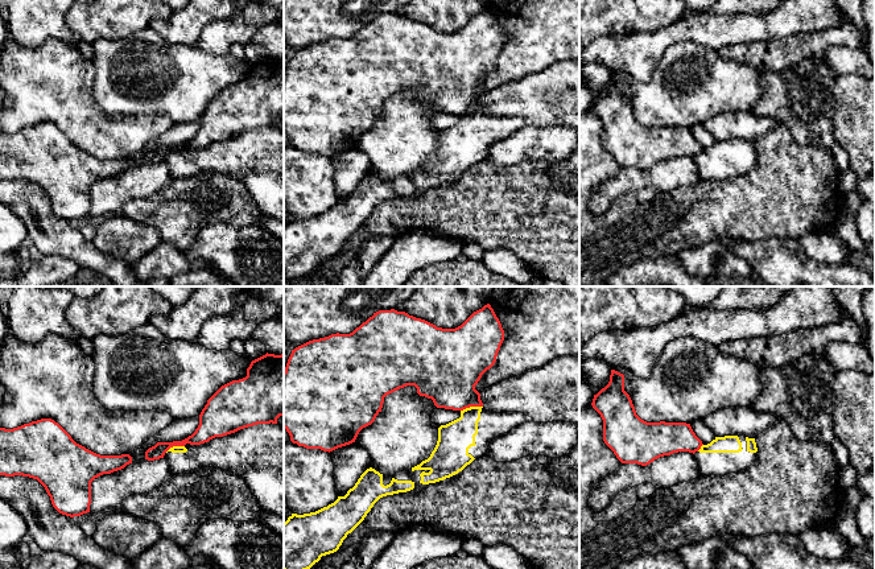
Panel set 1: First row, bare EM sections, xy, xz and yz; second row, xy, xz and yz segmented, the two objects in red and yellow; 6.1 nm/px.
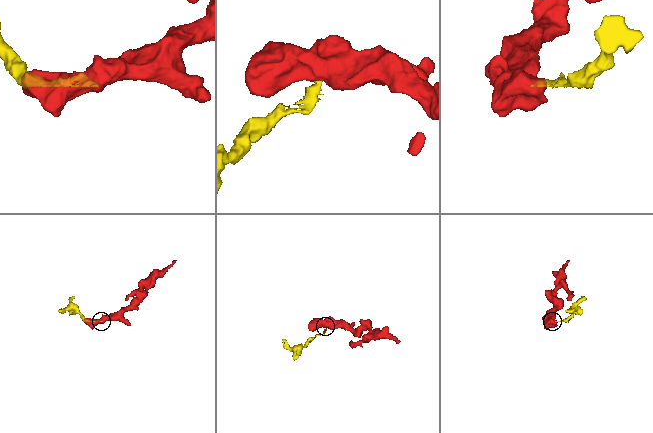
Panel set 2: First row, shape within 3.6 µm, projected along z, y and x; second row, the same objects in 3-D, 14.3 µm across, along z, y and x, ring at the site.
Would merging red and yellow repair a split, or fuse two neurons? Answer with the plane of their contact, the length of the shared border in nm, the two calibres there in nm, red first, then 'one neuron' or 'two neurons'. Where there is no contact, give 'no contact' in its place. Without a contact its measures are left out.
xz | 140 nm | 380/200 nm | two neurons

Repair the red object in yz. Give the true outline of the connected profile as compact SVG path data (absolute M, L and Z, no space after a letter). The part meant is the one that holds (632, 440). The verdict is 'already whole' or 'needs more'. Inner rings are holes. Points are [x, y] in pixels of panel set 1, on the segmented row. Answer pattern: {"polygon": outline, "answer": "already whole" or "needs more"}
{"polygon": "M611 370L608 384L594 395L593 408L603 420L603 441L622 463L647 466L655 459L678 452L696 453L703 445L686 422L647 422L635 411L630 395L624 391L624 375Z", "answer": "already whole"}

